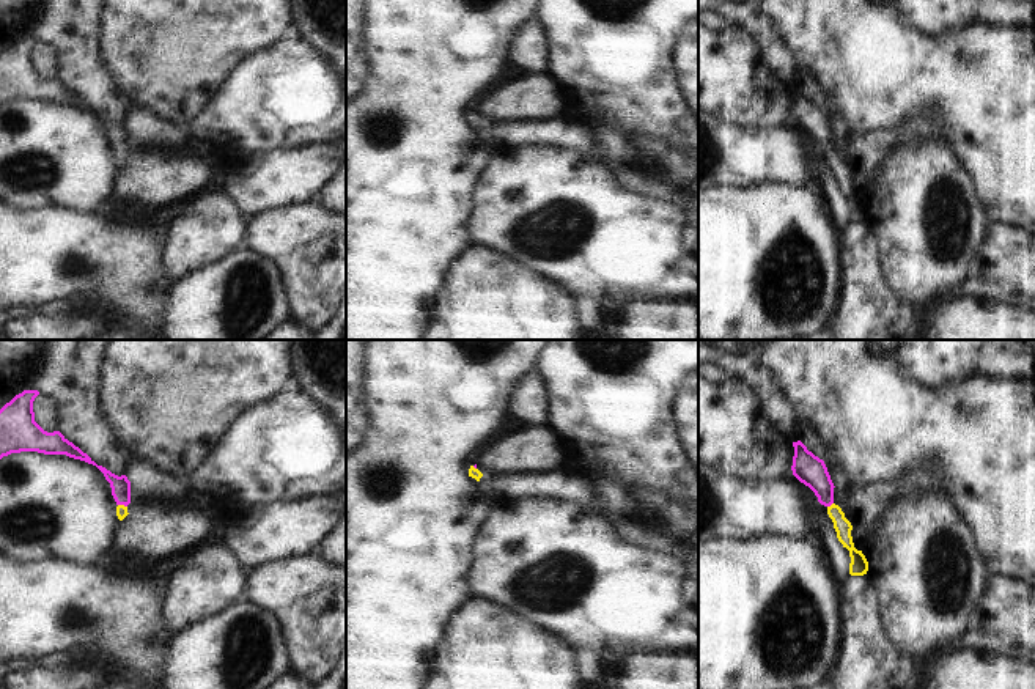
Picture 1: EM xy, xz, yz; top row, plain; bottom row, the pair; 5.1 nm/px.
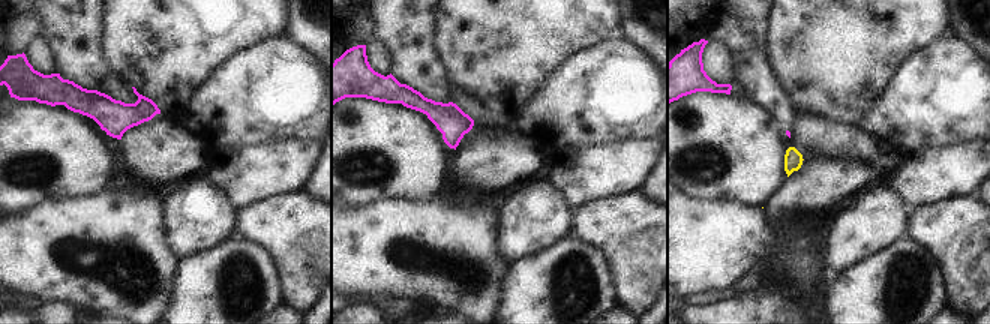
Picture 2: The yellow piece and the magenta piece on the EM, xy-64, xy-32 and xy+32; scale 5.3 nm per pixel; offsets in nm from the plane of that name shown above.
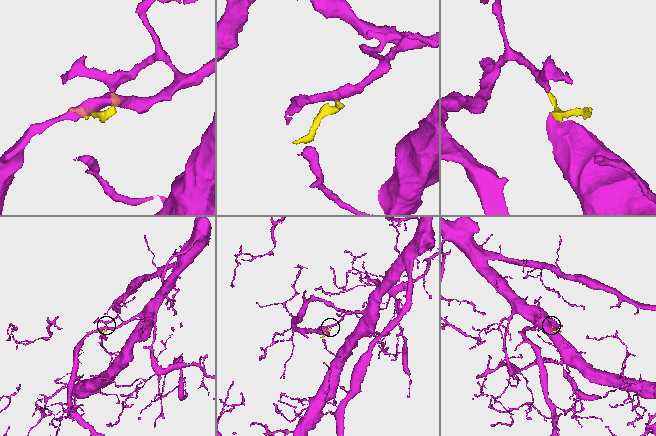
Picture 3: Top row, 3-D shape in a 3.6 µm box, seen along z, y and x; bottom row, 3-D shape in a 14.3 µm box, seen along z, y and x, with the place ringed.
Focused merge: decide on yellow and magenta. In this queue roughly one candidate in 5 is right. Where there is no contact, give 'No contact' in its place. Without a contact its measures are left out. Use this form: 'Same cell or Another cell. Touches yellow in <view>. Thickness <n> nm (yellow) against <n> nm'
Same cell. Touches yellow in yz. Thickness 90 nm (yellow) against 160 nm.

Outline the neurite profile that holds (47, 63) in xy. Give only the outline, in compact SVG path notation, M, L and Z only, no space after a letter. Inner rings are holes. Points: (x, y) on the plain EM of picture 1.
M38 42L33 49L35 69L47 80L58 79L61 60L57 49L46 42Z

